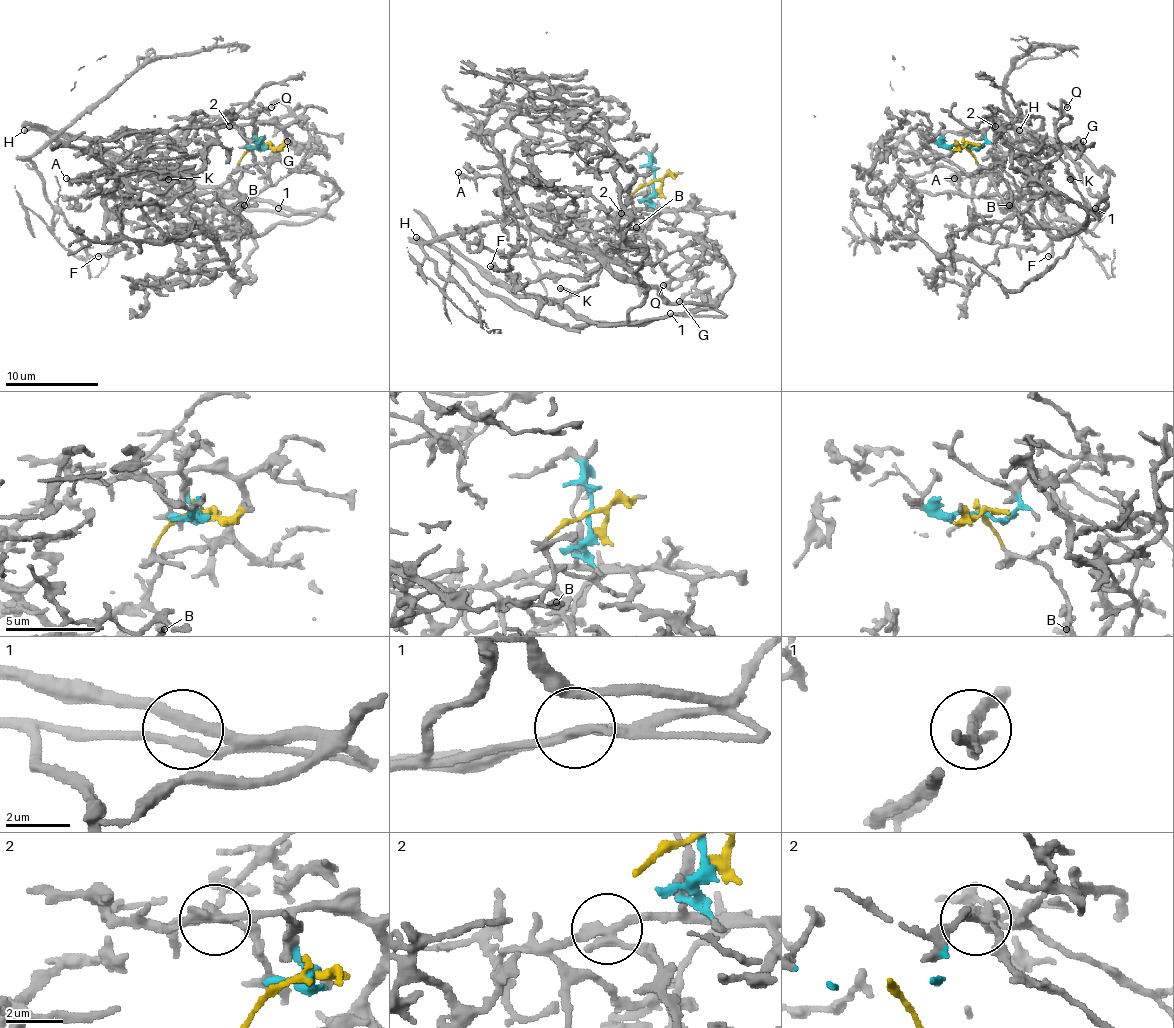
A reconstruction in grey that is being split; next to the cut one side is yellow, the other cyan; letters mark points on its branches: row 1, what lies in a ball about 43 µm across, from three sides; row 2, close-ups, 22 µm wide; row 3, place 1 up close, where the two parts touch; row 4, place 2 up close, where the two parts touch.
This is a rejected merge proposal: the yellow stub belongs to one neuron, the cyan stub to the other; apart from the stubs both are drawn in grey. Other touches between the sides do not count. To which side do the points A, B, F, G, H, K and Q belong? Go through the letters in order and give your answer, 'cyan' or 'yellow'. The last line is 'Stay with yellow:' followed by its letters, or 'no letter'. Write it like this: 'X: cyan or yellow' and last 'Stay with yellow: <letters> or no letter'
A: yellow
B: yellow
F: yellow
G: cyan
H: cyan
K: cyan
Q: cyan
Stay with yellow: A, B, F

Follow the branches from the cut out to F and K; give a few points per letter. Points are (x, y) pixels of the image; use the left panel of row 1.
F: (259, 145), (240, 161), (233, 189), (202, 208), (130, 173), (104, 199), (104, 229), (125, 246), (97, 255)
K: (259, 145), (261, 147), (256, 131), (249, 124), (214, 129), (216, 138), (207, 159), (184, 182), (167, 180)

